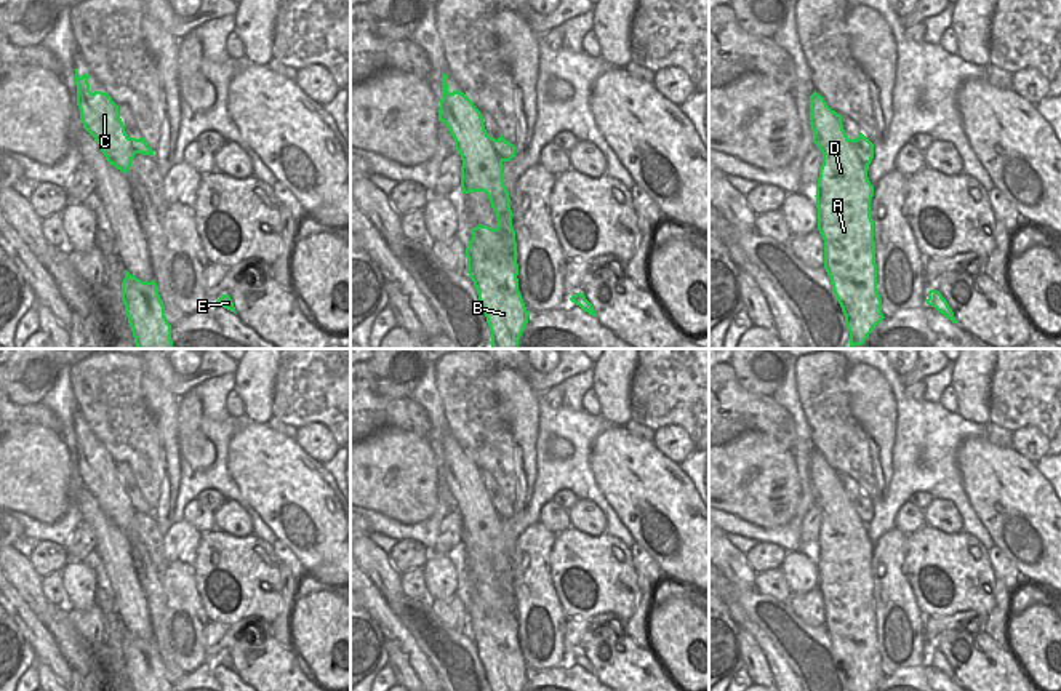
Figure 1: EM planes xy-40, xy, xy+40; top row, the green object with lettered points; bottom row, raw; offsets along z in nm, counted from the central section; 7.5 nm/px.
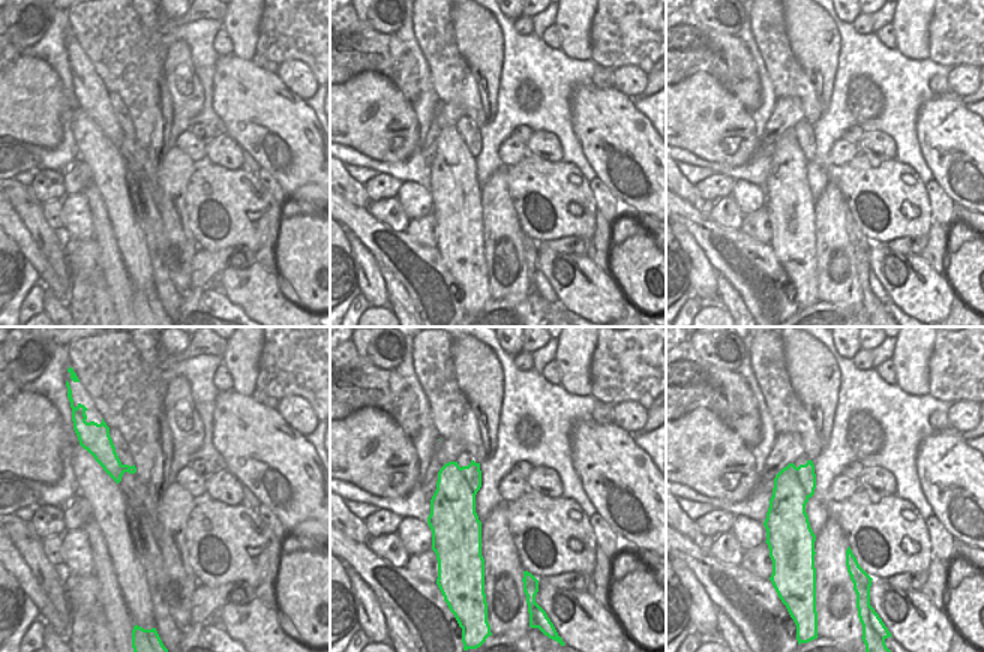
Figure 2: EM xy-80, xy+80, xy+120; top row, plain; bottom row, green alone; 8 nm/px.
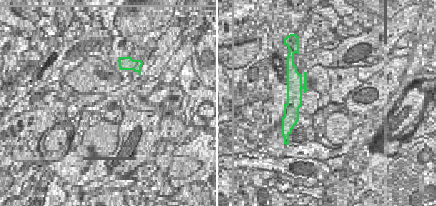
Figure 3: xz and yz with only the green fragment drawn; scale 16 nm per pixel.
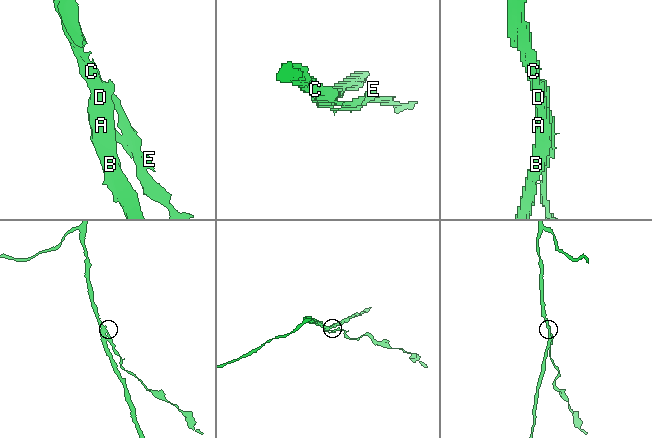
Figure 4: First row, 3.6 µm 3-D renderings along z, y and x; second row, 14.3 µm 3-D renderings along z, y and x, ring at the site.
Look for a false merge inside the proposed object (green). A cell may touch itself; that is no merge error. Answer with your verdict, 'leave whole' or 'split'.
split

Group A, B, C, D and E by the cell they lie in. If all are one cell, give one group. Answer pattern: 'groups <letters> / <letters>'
groups A B C D / E

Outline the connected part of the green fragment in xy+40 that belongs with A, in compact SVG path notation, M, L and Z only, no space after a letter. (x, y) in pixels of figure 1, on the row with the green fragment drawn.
M816 91L810 96L810 125L813 142L823 154L815 197L818 230L824 240L824 269L845 315L850 349L853 349L863 346L872 330L885 318L877 291L874 221L871 218L874 186L867 178L867 166L858 157L843 130L842 115L832 110Z

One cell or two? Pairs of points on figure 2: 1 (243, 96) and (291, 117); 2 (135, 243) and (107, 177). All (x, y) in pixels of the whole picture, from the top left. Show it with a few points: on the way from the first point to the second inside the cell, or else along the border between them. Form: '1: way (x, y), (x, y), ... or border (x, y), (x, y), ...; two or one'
1: way (255, 107), (266, 117), (279, 117); one
2: way (126, 227), (114, 194); one

